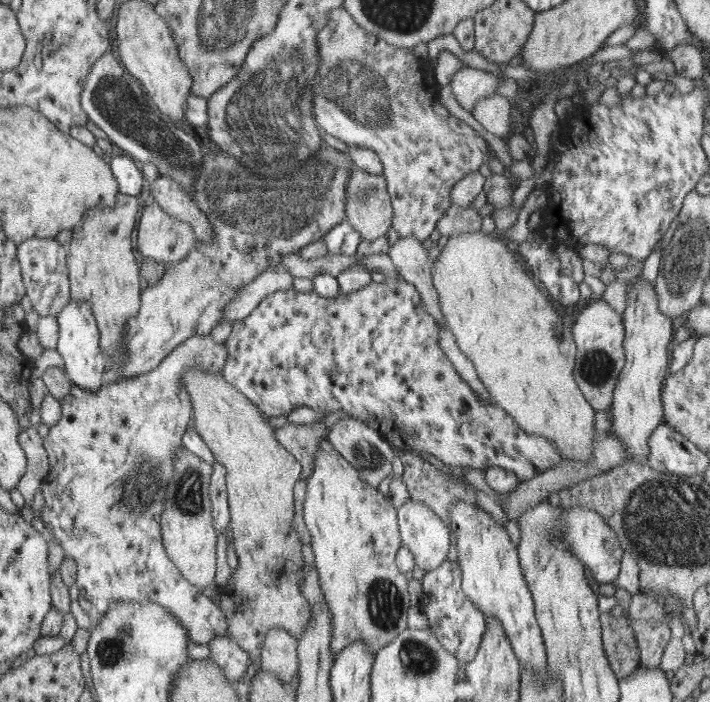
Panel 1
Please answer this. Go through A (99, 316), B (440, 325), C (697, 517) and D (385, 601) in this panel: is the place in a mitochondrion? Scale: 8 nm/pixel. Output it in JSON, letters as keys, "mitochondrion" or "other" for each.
{"A":"other","B":"other","C":"mitochondrion","D":"mitochondrion"}

